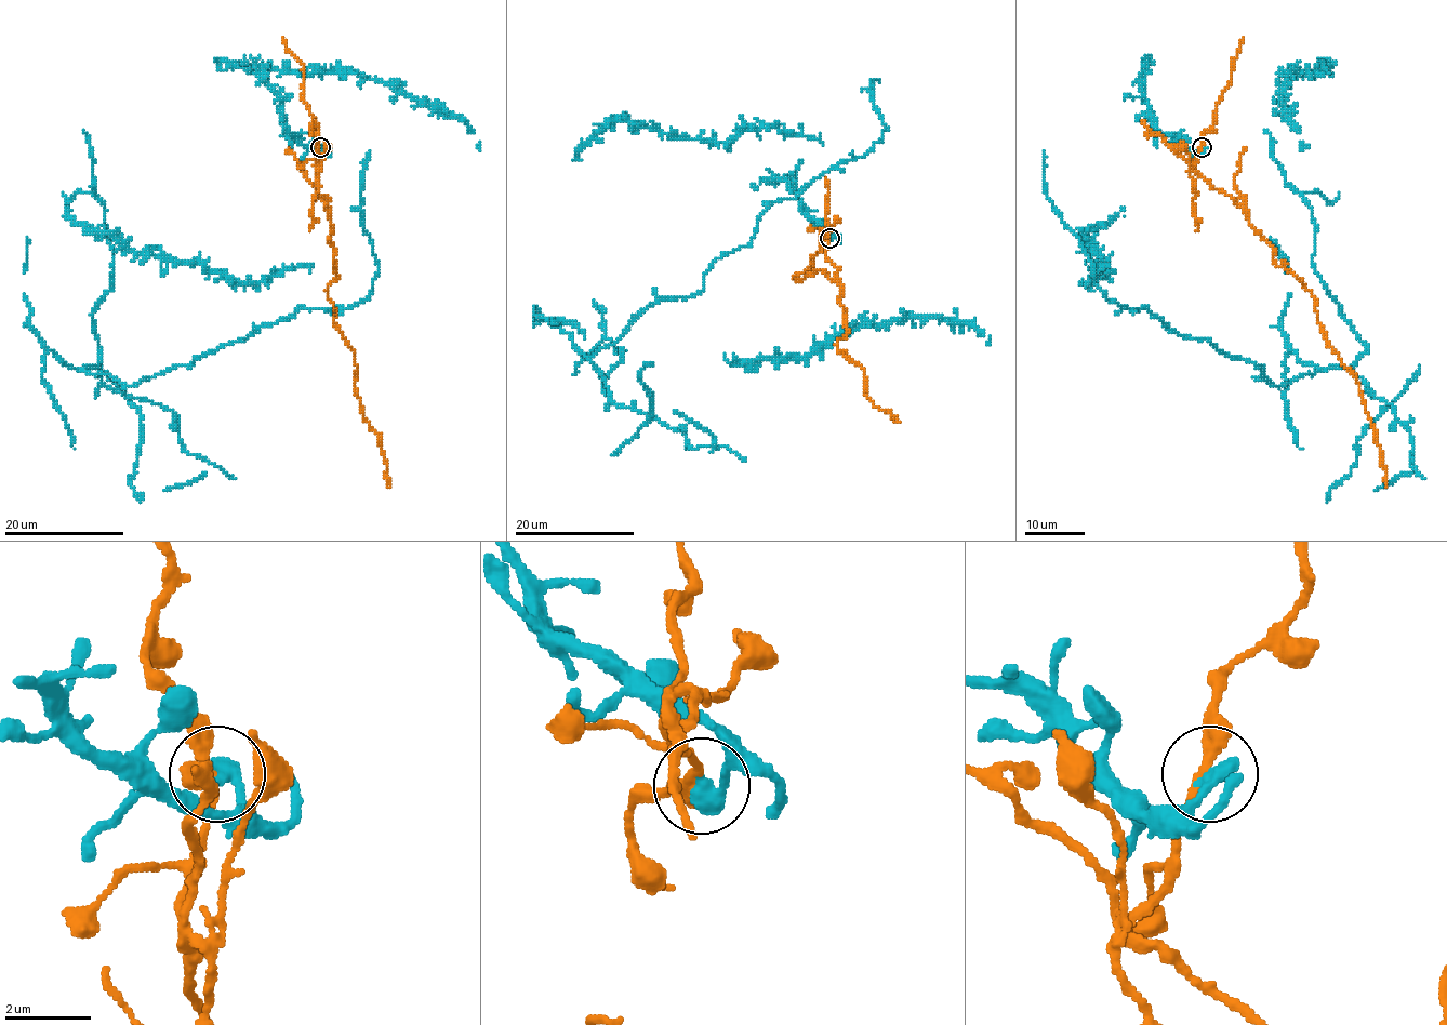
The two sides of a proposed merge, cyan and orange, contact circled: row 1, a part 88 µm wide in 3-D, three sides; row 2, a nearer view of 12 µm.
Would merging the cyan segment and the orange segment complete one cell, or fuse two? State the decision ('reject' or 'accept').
reject

